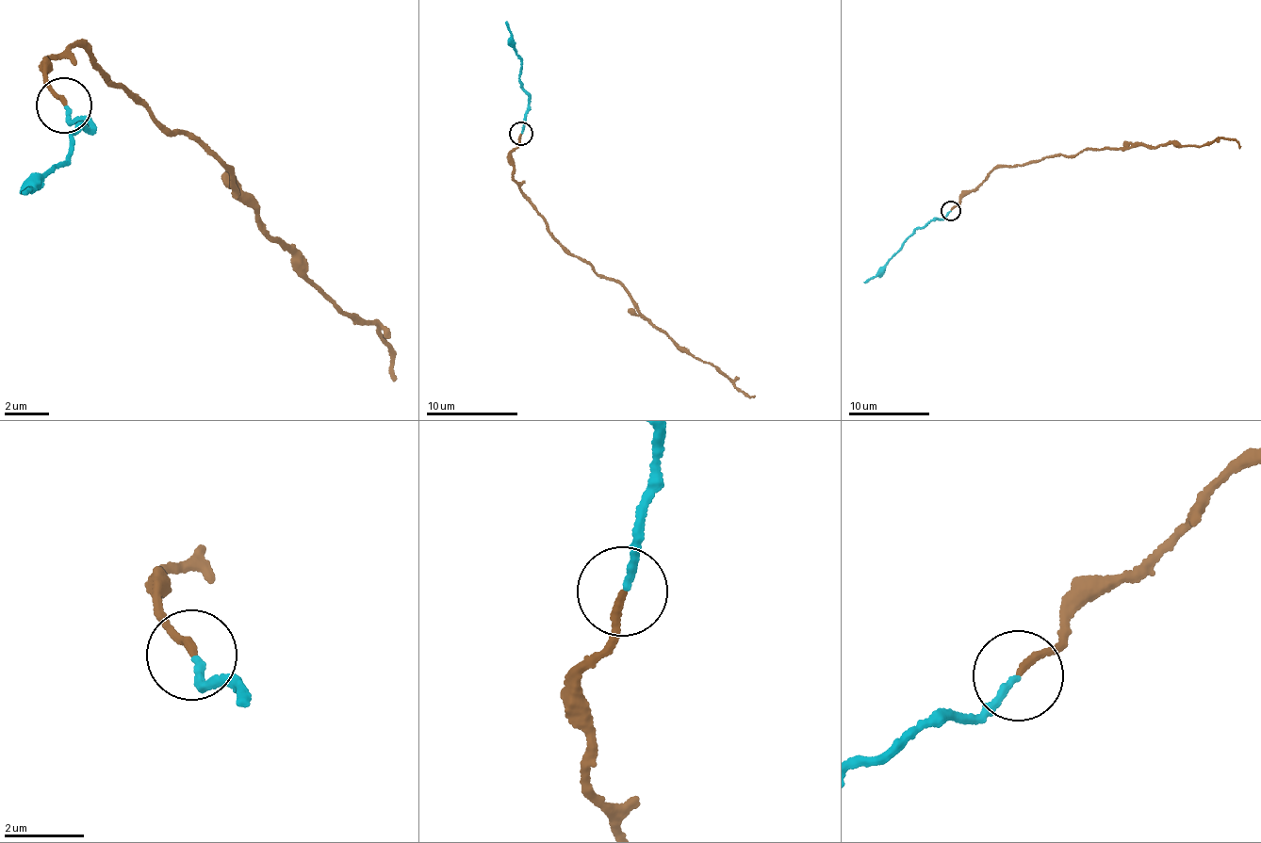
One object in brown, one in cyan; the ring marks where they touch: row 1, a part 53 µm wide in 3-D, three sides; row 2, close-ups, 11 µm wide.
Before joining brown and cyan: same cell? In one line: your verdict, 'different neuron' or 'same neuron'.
different neuron

